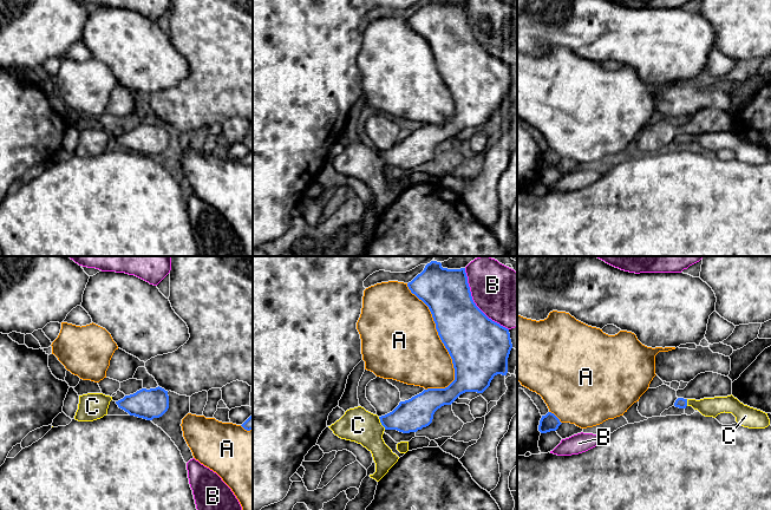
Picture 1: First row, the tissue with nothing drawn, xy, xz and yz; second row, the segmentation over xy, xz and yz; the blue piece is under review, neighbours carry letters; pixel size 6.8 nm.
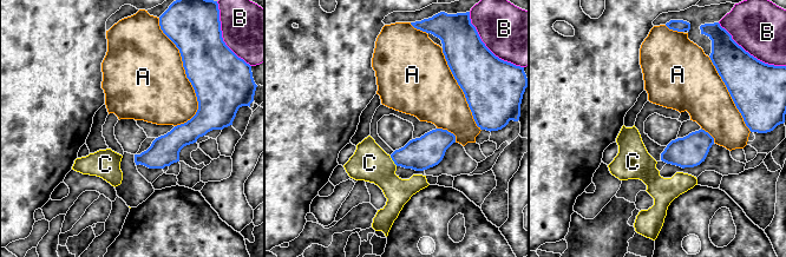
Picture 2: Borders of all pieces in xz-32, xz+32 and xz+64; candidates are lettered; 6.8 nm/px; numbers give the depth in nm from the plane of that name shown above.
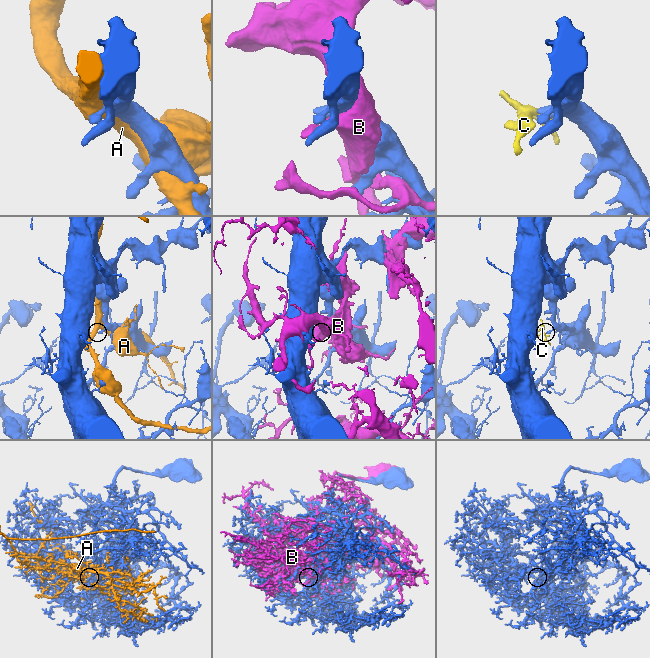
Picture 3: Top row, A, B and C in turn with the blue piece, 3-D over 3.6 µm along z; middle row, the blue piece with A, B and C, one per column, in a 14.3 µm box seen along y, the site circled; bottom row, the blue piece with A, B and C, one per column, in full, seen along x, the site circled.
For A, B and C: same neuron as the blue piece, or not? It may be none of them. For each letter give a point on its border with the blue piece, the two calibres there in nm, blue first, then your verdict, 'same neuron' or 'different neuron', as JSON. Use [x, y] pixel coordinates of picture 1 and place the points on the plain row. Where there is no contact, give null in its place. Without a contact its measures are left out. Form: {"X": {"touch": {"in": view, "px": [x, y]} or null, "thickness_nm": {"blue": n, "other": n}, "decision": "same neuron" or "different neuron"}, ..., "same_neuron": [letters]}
{"A": {"touch": {"in": "xz", "px": [438, 70]}, "thickness_nm": {"blue": 380, "other": 500}, "decision": "different neuron"}, "B": {"touch": {"in": "xz", "px": [474, 38]}, "thickness_nm": {"blue": 360, "other": 380}, "decision": "different neuron"}, "C": {"touch": {"in": "xz", "px": [380, 157]}, "thickness_nm": {"blue": 220, "other": 220}, "decision": "same neuron"}, "same_neuron": ["C"]}

